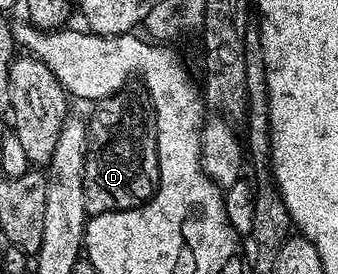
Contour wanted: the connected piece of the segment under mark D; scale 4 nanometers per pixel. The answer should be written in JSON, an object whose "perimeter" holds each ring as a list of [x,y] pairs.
{"perimeter":[[[123,88],[110,95],[109,98],[101,99],[94,110],[94,115],[88,118],[88,133],[86,135],[86,163],[84,164],[84,208],[87,215],[103,214],[104,212],[116,212],[117,210],[131,210],[134,206],[140,206],[153,196],[158,185],[158,129],[154,127],[154,112],[149,98],[141,89],[130,90]]]}

